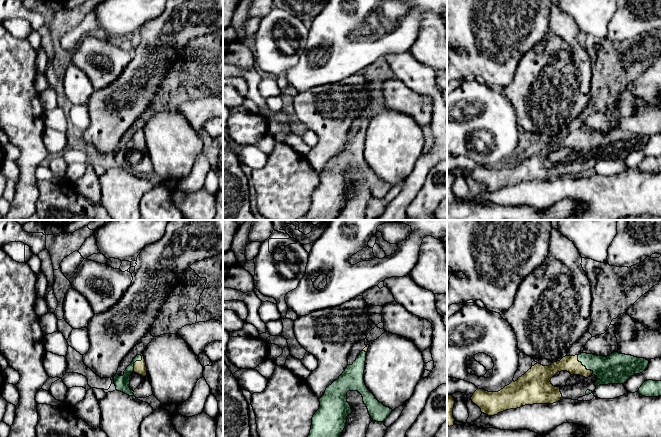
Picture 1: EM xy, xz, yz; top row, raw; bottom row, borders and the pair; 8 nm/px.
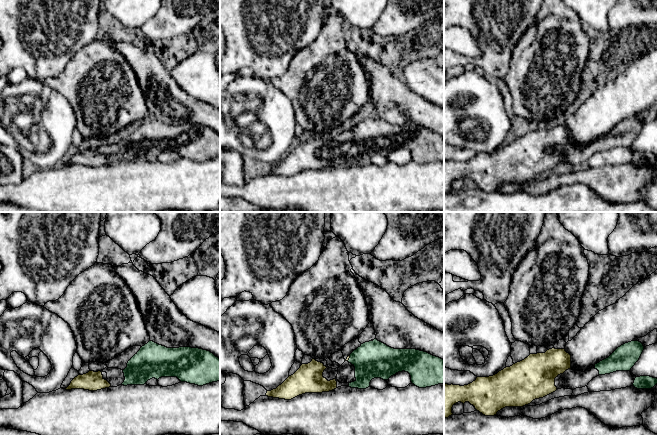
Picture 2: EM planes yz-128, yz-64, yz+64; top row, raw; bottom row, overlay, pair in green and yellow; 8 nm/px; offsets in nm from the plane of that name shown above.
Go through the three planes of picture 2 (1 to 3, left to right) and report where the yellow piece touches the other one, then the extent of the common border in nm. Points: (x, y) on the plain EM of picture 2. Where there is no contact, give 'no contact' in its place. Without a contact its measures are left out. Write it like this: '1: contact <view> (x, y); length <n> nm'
1: no contact
2: contact yz-64 (349, 134); length 50 nm
3: no contact

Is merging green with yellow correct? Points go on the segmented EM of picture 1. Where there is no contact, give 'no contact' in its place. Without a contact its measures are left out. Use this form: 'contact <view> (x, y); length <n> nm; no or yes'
contact yz (585, 366); length 200 nm; yes

